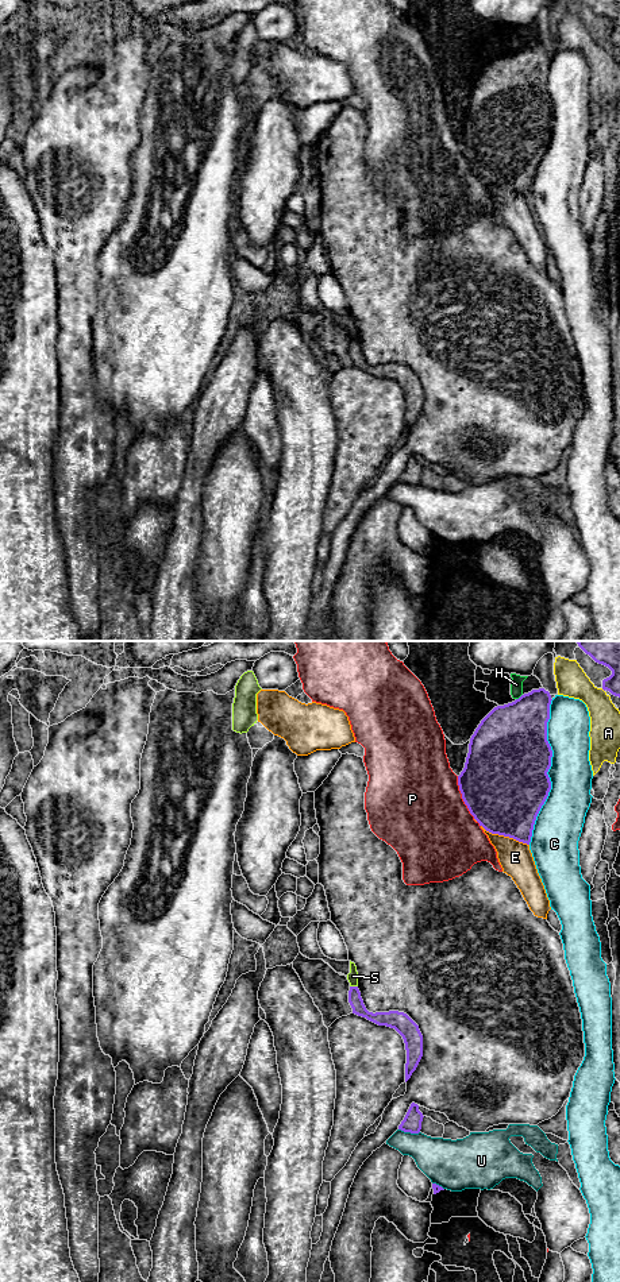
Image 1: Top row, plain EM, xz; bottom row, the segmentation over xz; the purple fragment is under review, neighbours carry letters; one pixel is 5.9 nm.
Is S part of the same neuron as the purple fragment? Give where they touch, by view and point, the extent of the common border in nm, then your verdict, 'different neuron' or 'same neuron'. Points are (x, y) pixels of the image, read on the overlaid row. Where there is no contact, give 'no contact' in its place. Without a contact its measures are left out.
meets purple in xz at (354, 987); contact 50 nm long; different neuron

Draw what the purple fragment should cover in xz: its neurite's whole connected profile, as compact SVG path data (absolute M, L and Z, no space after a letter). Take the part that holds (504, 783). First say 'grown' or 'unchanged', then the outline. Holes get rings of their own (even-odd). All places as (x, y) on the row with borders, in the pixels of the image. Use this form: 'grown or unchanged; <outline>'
unchanged; M539 688L494 707L471 735L465 768L458 776L462 799L480 826L527 845L551 789L547 775L552 757L547 741L551 700L550 692Z

